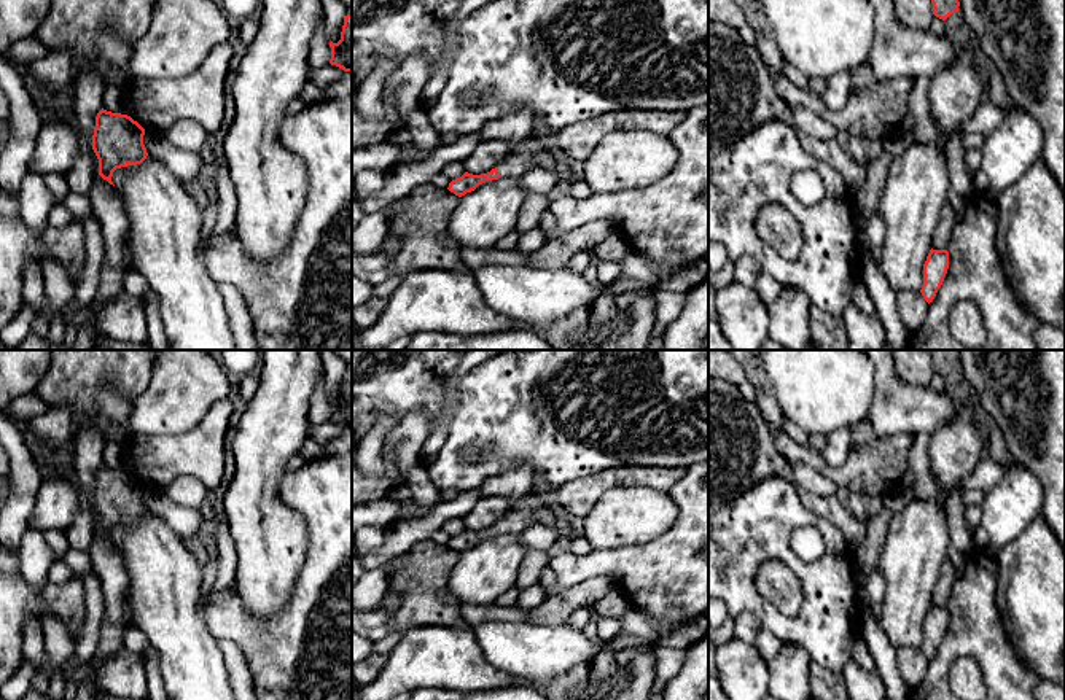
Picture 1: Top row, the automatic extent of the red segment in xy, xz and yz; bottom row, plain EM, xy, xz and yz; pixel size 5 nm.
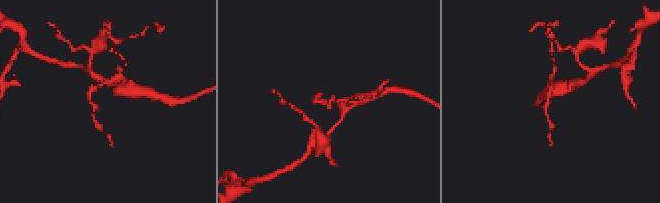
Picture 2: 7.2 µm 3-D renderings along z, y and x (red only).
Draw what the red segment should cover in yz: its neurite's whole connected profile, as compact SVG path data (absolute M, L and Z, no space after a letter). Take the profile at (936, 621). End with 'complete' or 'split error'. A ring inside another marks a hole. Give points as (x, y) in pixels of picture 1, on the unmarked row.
M930 606L923 620L923 641L922 652L930 660L938 646L941 644L944 633L949 625L949 608L947 606Z | complete

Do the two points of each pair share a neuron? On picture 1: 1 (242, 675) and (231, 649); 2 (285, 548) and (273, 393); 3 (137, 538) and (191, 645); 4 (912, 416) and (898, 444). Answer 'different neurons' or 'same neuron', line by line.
1: same neuron
2: same neuron
3: same neuron
4: different neurons

